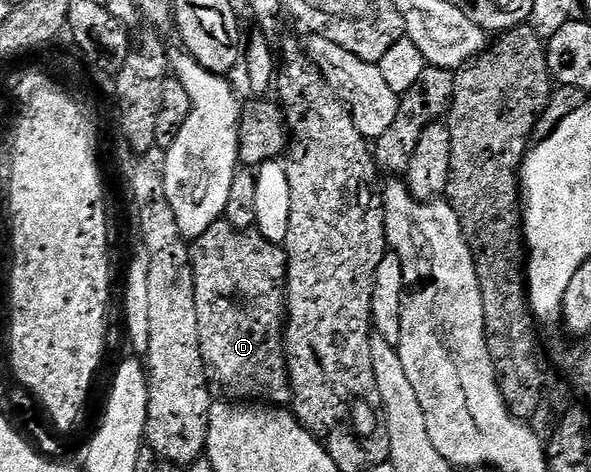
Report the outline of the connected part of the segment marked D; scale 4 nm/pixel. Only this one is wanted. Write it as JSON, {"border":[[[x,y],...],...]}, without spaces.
{"border":[[[221,221],[210,225],[206,233],[191,240],[192,272],[194,273],[194,301],[198,309],[198,337],[204,358],[204,370],[208,373],[208,382],[217,392],[221,391],[228,401],[255,401],[260,405],[288,405],[292,401],[292,387],[288,383],[288,361],[284,358],[284,329],[286,326],[286,300],[288,298],[288,254],[278,243],[266,241],[260,232],[251,229],[236,229],[228,222]]]}

